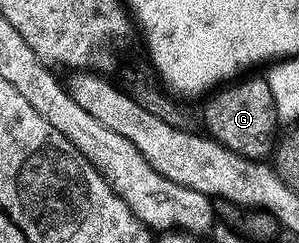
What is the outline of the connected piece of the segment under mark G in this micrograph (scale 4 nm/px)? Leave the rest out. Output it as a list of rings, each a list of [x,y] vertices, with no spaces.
[[[248,73],[235,81],[229,81],[215,88],[203,100],[203,130],[226,149],[244,158],[264,161],[274,150],[278,138],[278,120],[267,78],[263,74],[256,74],[260,73]]]

